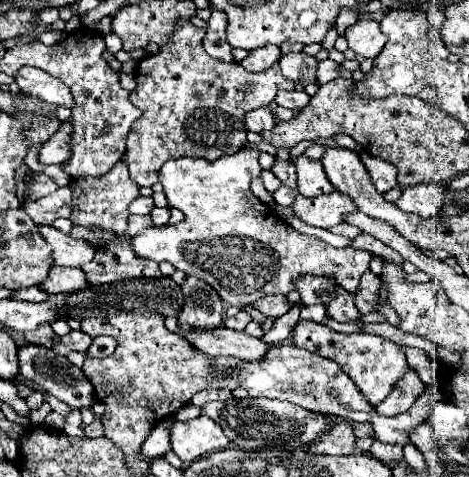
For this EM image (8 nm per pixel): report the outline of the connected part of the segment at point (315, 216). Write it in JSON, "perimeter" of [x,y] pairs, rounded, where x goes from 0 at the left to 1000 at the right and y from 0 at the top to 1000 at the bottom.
{"perimeter":[[[704,403],[670,415],[631,415],[623,428],[627,453],[640,457],[644,465],[678,478],[708,478],[725,470],[733,457],[733,444],[755,444],[759,432],[755,423],[725,407],[725,403]]]}

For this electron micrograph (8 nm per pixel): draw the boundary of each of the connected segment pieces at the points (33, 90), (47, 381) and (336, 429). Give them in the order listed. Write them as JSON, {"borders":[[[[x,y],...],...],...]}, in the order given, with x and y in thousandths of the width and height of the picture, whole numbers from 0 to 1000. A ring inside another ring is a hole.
{"borders":[[[[51,138],[34,159],[34,176],[43,180],[47,193],[81,201],[94,214],[107,214],[119,222],[145,222],[145,226],[158,222],[149,189],[124,164],[98,155],[94,147]]],[[[55,721],[38,734],[38,755],[43,755],[43,784],[72,801],[81,813],[90,813],[94,822],[119,830],[124,839],[132,839],[136,847],[154,851],[154,855],[192,855],[205,834],[200,834],[200,818],[188,801],[188,792],[179,788],[179,780],[158,767],[141,746],[115,742],[107,730],[98,725],[72,725],[72,721]]],[[[729,881],[712,885],[704,893],[699,906],[691,906],[670,931],[661,931],[657,939],[670,952],[763,952],[763,935],[759,935],[759,918],[751,906],[751,889]]]]}

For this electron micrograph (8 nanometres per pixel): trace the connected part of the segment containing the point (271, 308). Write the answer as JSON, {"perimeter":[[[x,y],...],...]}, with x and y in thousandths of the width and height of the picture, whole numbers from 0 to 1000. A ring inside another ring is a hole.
{"perimeter":[[[567,621],[542,633],[546,650],[554,650],[563,662],[584,662],[584,667],[606,662],[627,642],[644,642],[644,637],[623,637],[606,621]]]}

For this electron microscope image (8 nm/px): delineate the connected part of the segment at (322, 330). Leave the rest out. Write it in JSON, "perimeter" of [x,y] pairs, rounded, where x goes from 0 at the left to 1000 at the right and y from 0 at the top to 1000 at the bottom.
{"perimeter":[[[640,675],[640,679],[631,679],[623,709],[635,730],[648,730],[657,738],[670,738],[670,742],[682,742],[682,746],[695,746],[695,751],[721,759],[793,851],[814,843],[823,834],[823,826],[832,826],[832,818],[844,809],[849,792],[857,792],[870,780],[870,759],[866,759],[857,730],[814,704],[774,696],[725,700],[725,696],[704,692],[691,679]]]}

